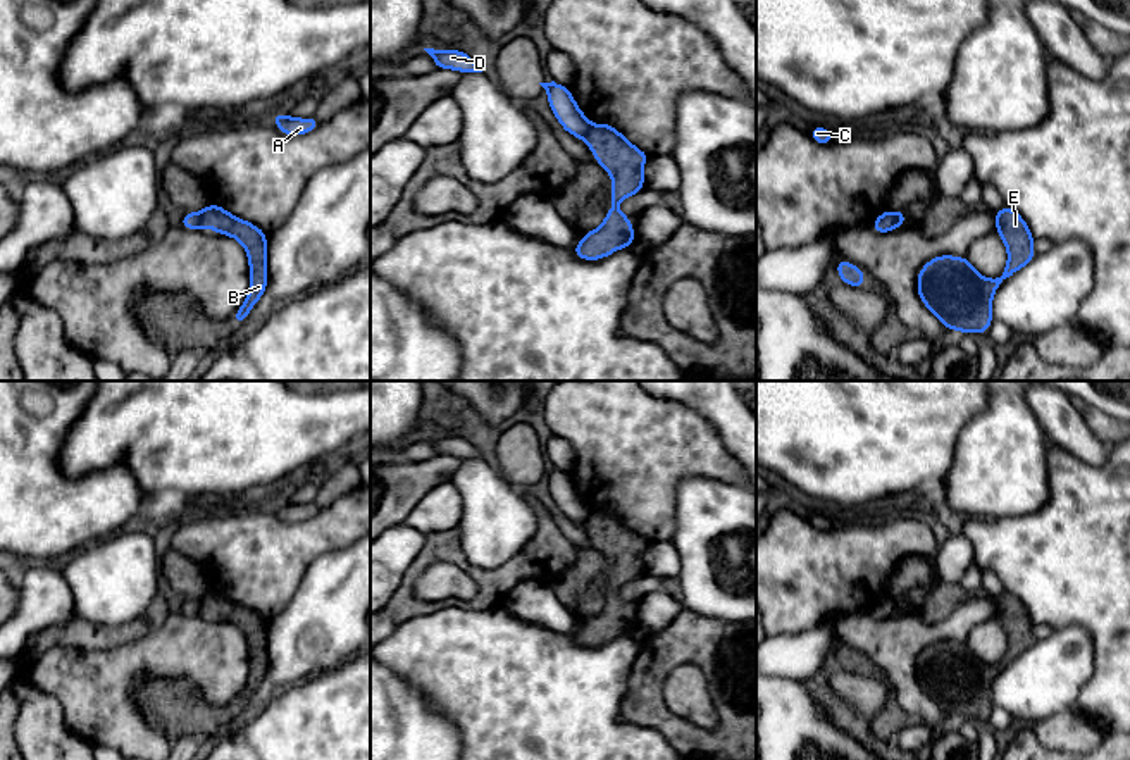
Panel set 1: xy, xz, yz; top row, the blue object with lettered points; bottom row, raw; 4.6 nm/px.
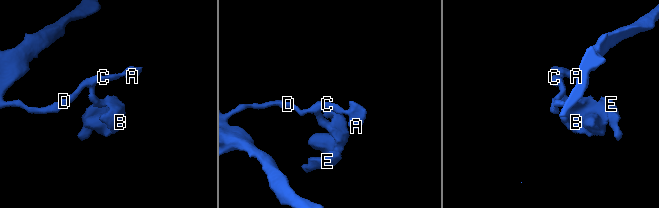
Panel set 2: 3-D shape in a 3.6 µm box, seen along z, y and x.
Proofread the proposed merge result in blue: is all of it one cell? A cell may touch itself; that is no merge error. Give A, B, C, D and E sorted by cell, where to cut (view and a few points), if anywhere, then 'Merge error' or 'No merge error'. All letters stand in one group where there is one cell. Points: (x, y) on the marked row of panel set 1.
Groups: A C D / B E. Split along xy (200, 212), (209, 226). Merge error

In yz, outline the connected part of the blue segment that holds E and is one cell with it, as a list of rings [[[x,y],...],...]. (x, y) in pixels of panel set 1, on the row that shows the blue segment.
[[[1004,205],[994,212],[996,231],[1008,250],[1001,277],[982,277],[966,257],[939,255],[918,271],[916,291],[923,305],[949,329],[987,334],[992,324],[992,296],[999,284],[1035,259],[1025,219]]]

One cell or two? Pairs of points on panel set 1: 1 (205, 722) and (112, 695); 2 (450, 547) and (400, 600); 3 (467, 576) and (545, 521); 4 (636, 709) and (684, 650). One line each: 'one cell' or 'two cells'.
1: two cells
2: one cell
3: one cell
4: one cell

